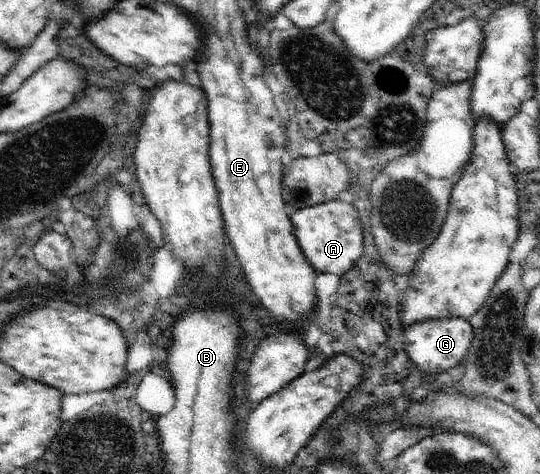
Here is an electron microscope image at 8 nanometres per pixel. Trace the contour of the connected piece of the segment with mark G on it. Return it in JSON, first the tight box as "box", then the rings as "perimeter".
{"box":[404,318,474,373],"perimeter":[[[439,318],[412,323],[404,329],[404,350],[415,369],[443,373],[459,364],[474,338],[472,325],[463,318]]]}

